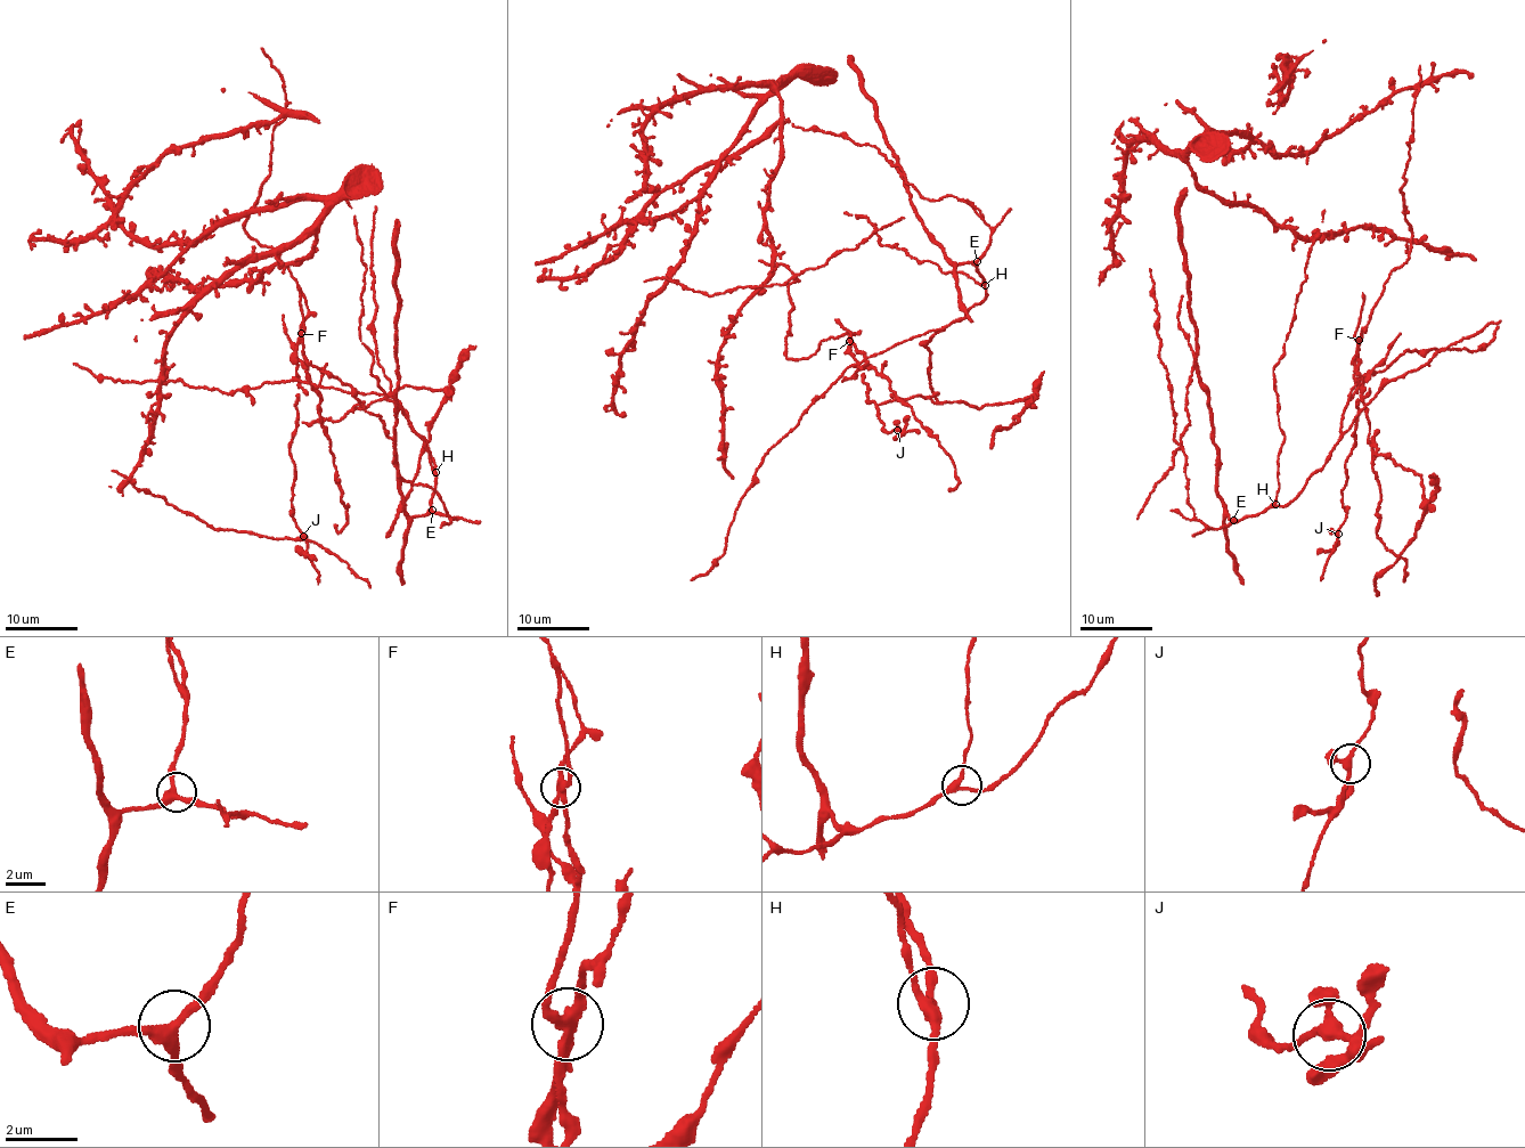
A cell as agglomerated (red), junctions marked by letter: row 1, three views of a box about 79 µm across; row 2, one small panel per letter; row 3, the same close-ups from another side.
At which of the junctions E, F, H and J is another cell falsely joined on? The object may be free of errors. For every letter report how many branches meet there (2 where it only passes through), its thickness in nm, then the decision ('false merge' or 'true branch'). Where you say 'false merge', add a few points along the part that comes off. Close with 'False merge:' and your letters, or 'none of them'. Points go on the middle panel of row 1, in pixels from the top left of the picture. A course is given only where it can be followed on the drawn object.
E: branches 3; calibre 320 nm; true branch
F: branches 3; calibre 280 nm; false merge; course (849, 340), (898, 397), (920, 395), (979, 408), (1013, 400), (1026, 404), (1018, 423), (995, 430), (989, 448)
H: branches 3; calibre 240 nm; true branch
J: branches 3; calibre 240 nm; true branch
False merge: F

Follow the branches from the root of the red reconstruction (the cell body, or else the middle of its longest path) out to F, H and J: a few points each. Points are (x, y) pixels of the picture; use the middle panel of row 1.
F: (878, 120), (934, 243), (956, 263), (975, 266), (986, 298), (963, 318), (858, 363), (847, 348), (849, 340)
H: (878, 120), (899, 163), (912, 202), (934, 243), (956, 263), (975, 266), (985, 285)
J: (878, 120), (934, 243), (975, 266), (986, 294), (963, 318), (861, 363), (869, 404), (885, 431), (897, 430)

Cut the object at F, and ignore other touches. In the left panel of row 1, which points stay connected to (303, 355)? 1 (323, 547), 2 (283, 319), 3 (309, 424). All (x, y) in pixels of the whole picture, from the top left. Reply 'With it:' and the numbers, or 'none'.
With it: 2, 3

